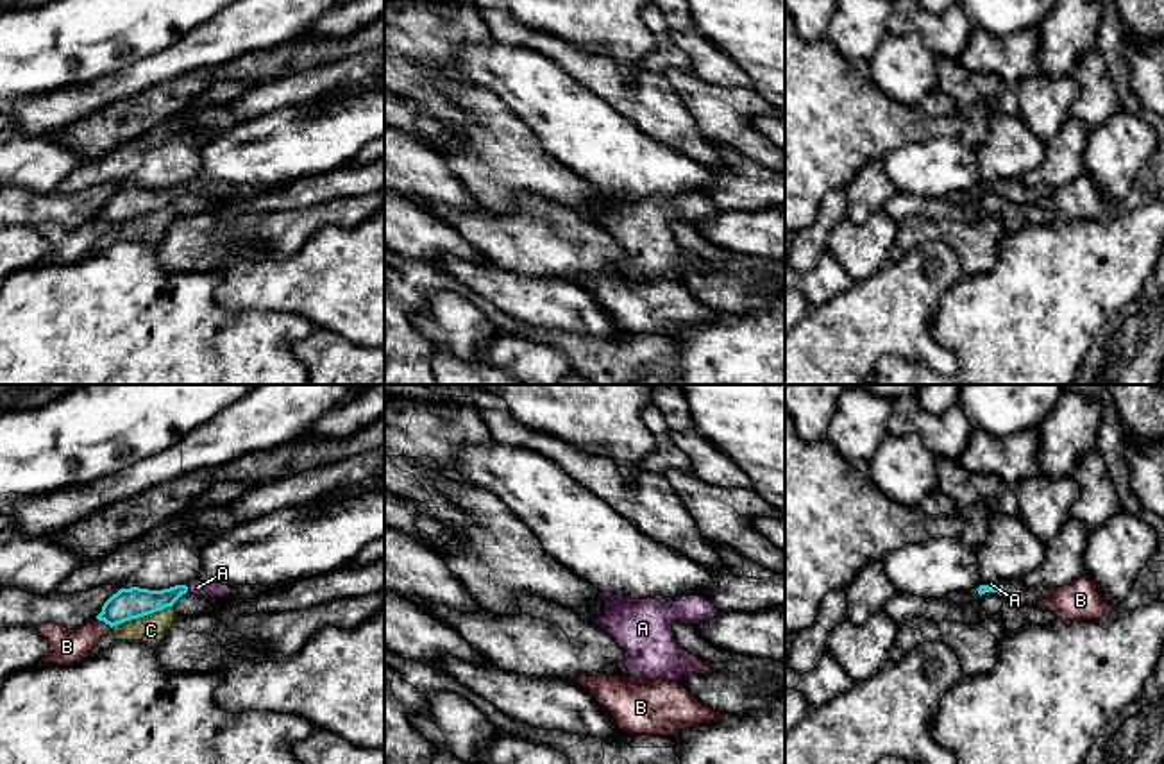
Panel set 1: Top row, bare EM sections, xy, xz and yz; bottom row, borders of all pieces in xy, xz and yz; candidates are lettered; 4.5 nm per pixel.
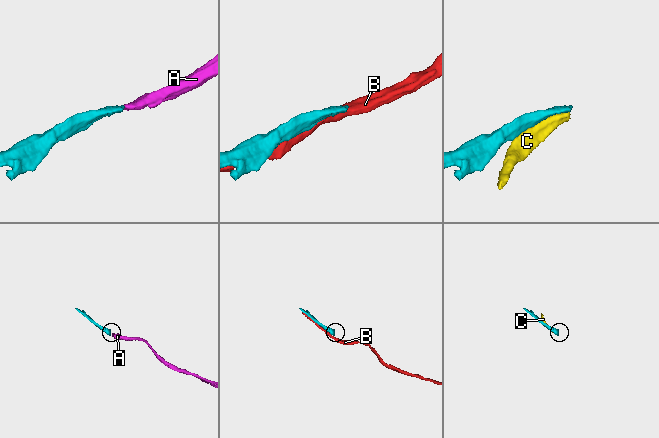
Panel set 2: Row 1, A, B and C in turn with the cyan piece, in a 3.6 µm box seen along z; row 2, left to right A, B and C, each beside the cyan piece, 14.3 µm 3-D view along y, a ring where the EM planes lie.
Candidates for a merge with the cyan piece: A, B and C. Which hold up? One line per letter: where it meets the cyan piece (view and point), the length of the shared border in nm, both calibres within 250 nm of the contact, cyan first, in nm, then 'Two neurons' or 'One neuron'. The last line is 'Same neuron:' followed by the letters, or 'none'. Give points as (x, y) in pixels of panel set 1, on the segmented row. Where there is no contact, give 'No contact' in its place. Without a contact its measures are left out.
A: Touches cyan at xy (186, 587). Shared border 30 nm. Thickness 140 nm (cyan) against 70 nm. One neuron
B: Touches cyan at xy (104, 621). Shared border 80 nm. Thickness 140 nm (cyan) against 160 nm. Two neurons
C: Touches cyan at xy (142, 616). Shared border 300 nm. Thickness 140 nm (cyan) against 140 nm. Two neurons
Same neuron: A

